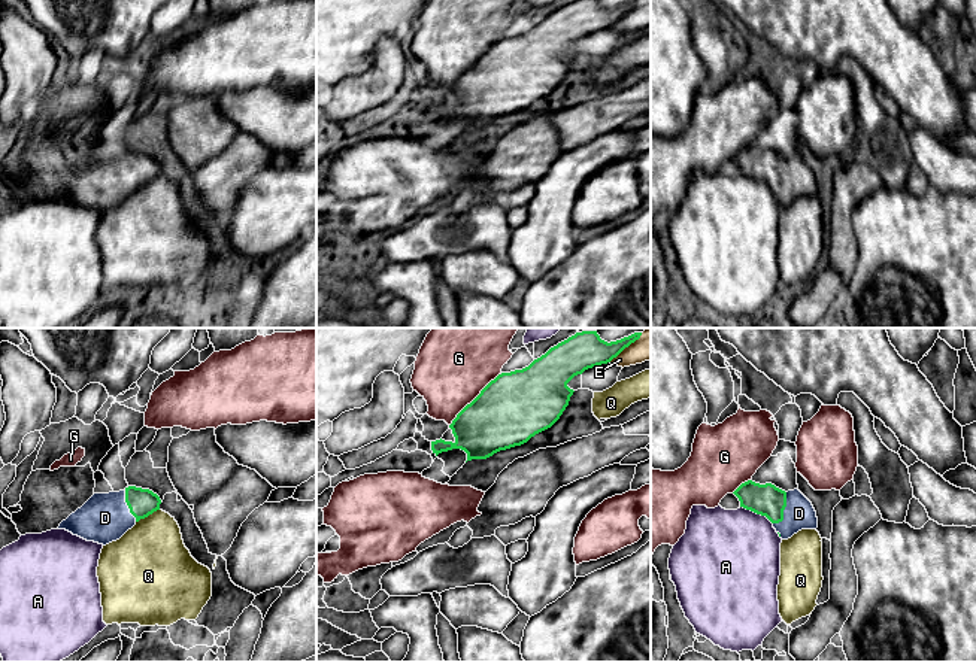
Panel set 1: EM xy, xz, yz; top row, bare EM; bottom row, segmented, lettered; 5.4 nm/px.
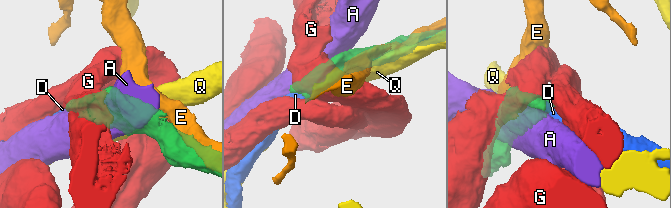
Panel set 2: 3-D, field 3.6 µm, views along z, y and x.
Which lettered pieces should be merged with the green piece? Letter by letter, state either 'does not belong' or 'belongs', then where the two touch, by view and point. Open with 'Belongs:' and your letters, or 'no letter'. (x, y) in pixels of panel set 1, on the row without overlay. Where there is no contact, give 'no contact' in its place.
Belongs: D
A: does not belong; meets green in yz at (757, 179)
D: belongs; meets green in yz at (784, 175)
E: does not belong; meets green in xz at (626, 12)
G: does not belong; meets green in xz at (473, 66)
Q: does not belong; meets green in xy at (146, 182)

